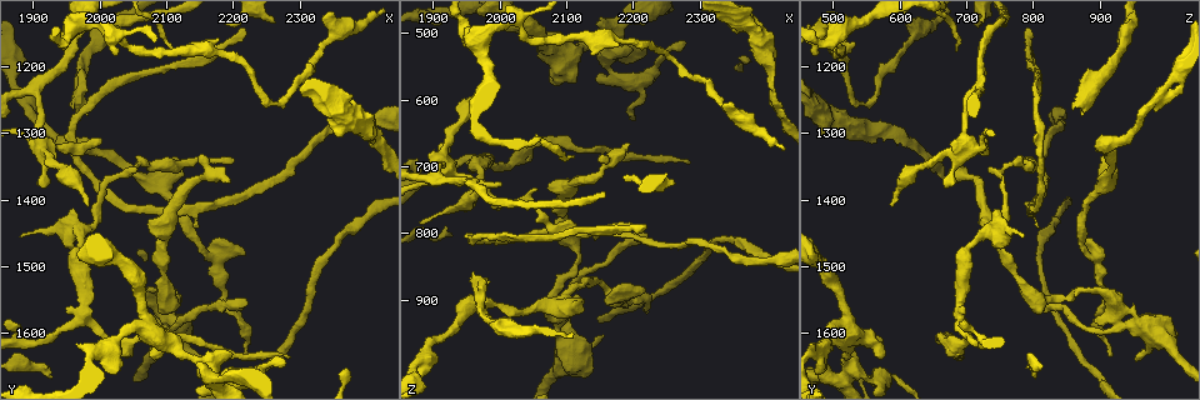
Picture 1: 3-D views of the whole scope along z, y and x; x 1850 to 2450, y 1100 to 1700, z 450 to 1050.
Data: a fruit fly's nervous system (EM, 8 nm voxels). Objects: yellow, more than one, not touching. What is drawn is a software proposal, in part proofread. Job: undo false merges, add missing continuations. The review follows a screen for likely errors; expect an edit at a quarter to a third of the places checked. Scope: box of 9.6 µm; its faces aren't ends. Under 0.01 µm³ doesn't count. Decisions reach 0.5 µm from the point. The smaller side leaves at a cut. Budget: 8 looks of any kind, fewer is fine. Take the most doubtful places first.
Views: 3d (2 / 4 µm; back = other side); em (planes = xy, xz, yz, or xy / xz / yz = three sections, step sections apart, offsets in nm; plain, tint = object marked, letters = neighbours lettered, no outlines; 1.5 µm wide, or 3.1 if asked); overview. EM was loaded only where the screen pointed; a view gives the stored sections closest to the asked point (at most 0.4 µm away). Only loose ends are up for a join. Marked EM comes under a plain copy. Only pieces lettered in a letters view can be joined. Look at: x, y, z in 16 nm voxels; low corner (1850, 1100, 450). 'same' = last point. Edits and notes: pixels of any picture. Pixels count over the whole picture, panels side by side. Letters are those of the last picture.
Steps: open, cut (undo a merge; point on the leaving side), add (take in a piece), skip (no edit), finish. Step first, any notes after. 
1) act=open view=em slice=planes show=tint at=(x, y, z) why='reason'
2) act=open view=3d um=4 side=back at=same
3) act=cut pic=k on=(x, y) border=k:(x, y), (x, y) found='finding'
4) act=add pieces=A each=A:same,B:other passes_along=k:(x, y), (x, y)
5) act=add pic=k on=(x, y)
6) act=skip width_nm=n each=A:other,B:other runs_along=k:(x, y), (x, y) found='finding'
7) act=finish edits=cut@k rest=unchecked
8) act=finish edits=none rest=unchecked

act=open view=3d um=4 at=(2115, 1580, 890) why='an open end'

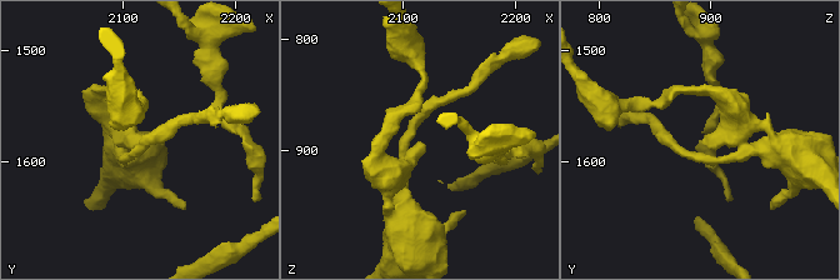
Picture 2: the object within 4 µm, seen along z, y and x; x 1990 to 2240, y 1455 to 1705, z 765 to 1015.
act=open view=em slice=planes show=letters at=(2120, 1580, 892)

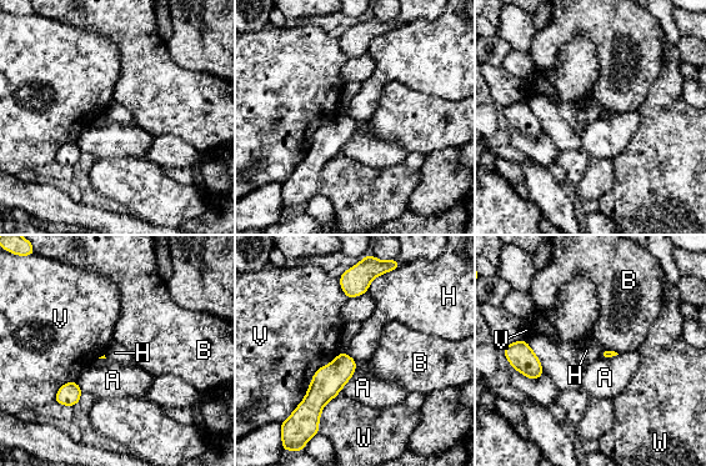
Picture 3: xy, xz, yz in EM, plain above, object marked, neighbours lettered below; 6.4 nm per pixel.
act=skip each=A:other,B:other,H:other,V:other,W:other found='none of them fits'

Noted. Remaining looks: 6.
act=open view=em slice=planes show=letters at=(2145, 1440, 810) why='thin end'

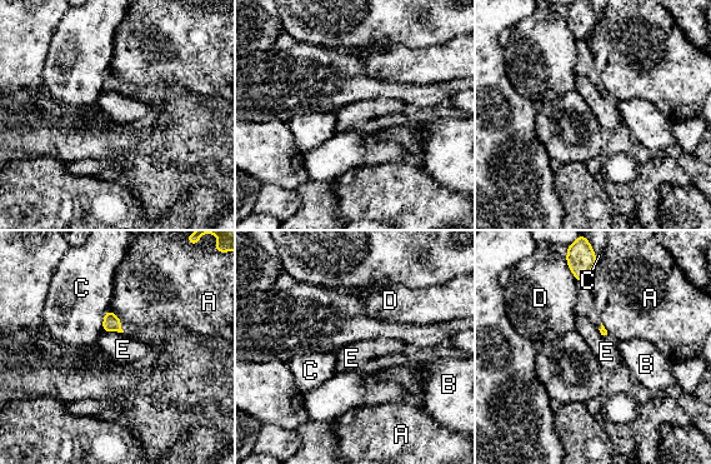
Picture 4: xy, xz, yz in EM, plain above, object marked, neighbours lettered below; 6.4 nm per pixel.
act=skip each=A:other,B:other,C:other,D:other,E:other border=4:(109, 308), (119, 319) found='none of them fits'

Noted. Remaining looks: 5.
act=open view=3d um=4 side=back at=(2405, 1295, 565) why='calibre changes'

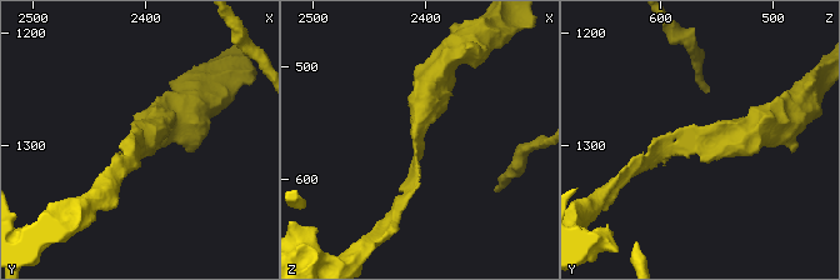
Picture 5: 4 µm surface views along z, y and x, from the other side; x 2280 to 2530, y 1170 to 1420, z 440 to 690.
act=open view=em slice=planes show=letters at=(2408, 1296, 568) why='need the tissue'

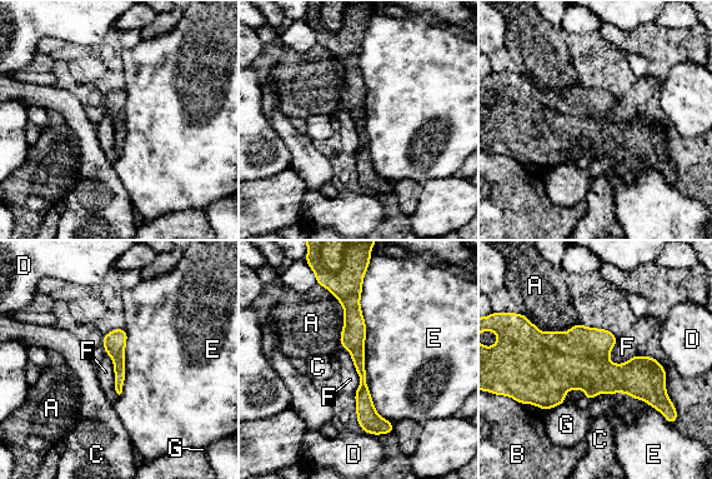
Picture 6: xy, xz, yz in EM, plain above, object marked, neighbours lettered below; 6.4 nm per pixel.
act=skip width_nm=160 each=A:other,B:other,C:other,D:other,E:other,F:other,G:other runs_along=6:(352, 258), (354, 342), (365, 408) found='continuous, no second neuron'

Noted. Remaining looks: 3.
act=finish edits=none rest=unchecked

